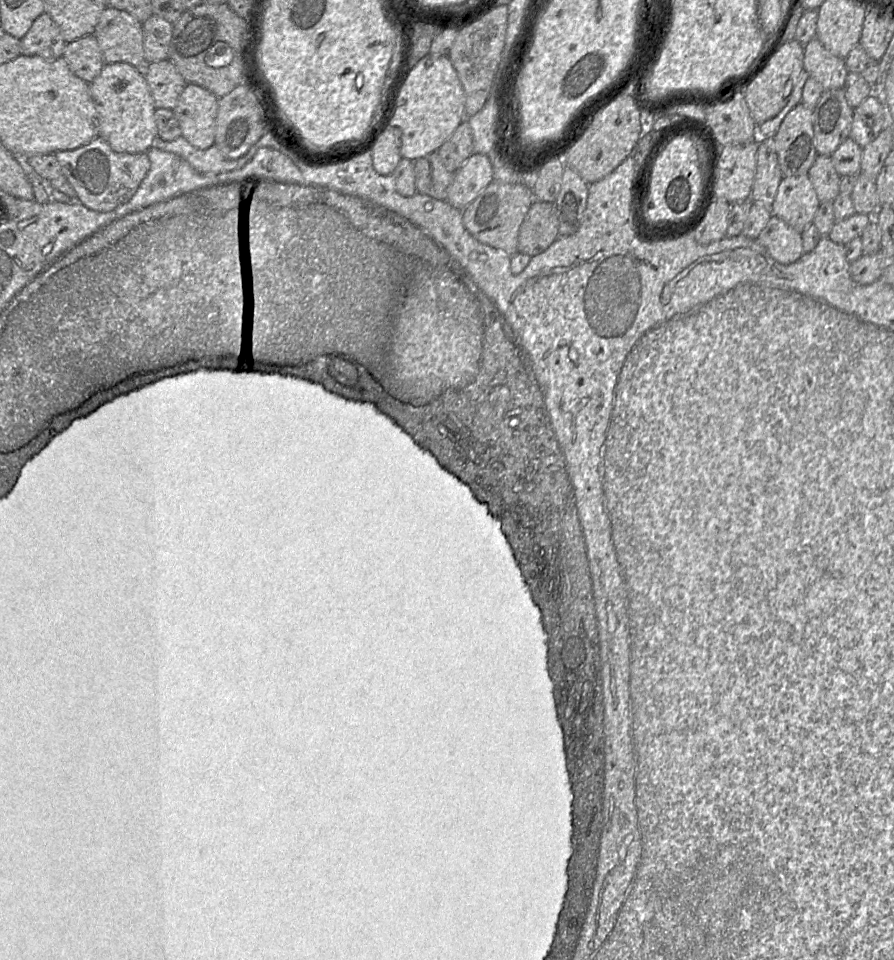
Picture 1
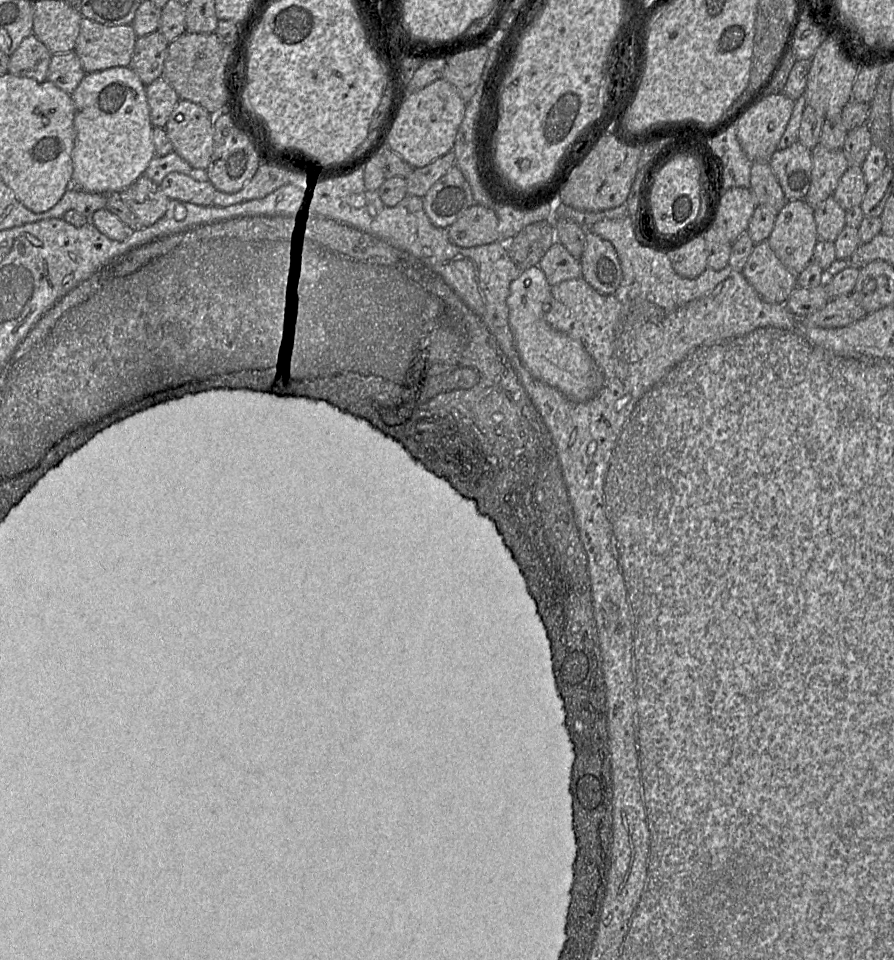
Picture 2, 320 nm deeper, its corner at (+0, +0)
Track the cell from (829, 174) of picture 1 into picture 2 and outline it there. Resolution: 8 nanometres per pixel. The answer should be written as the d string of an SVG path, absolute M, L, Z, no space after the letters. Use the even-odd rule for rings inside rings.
M833 196L827 198L818 207L814 208L818 240L835 242L846 226L845 215L846 210Z

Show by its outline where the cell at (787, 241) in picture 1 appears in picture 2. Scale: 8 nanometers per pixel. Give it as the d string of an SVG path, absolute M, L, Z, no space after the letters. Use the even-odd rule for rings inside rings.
M768 239L754 245L742 273L768 303L785 304L797 287L797 276L778 259Z

